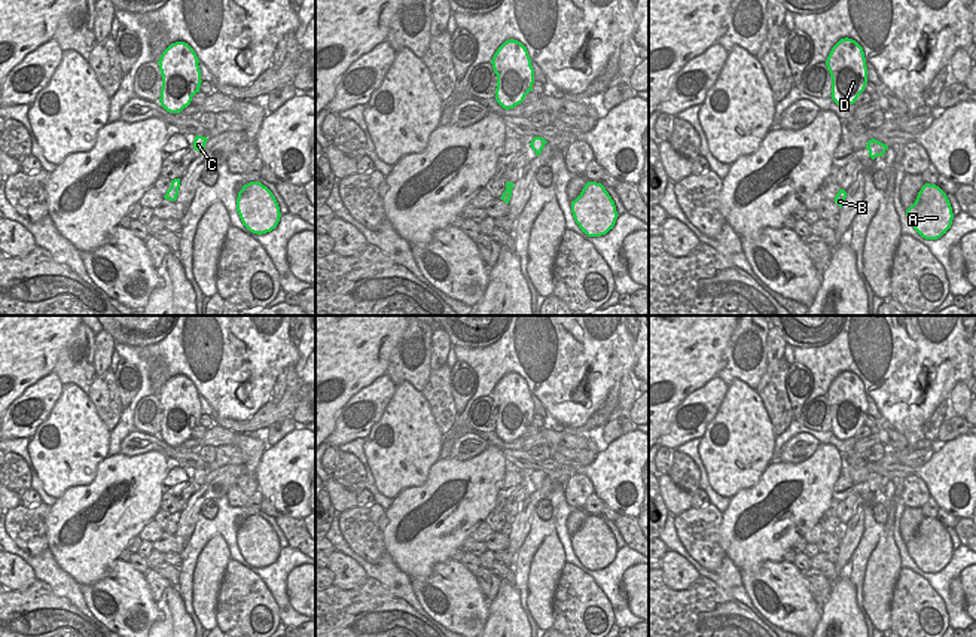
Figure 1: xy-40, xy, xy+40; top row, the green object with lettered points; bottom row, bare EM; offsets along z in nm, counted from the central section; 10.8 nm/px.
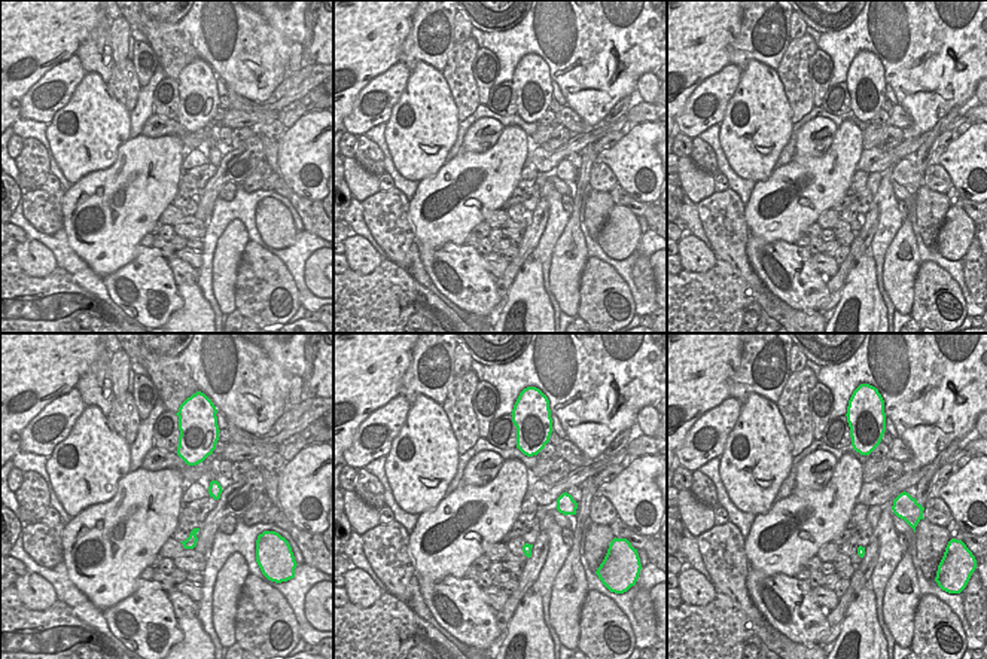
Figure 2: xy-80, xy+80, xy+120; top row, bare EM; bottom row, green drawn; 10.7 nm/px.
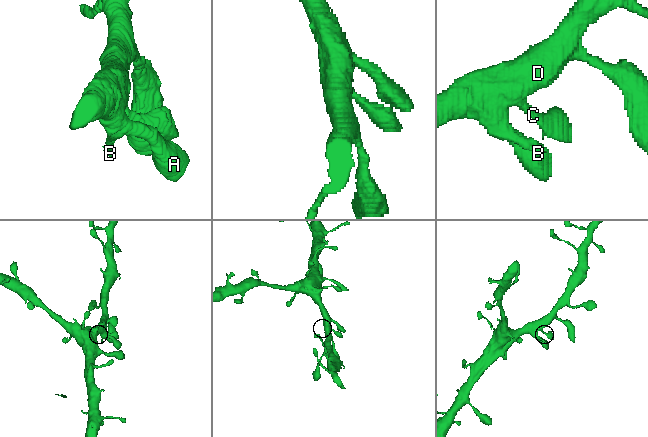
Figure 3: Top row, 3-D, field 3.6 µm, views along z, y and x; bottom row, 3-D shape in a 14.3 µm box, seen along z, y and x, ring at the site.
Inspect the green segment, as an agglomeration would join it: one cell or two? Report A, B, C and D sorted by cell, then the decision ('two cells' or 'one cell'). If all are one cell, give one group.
A B C D | one cell

